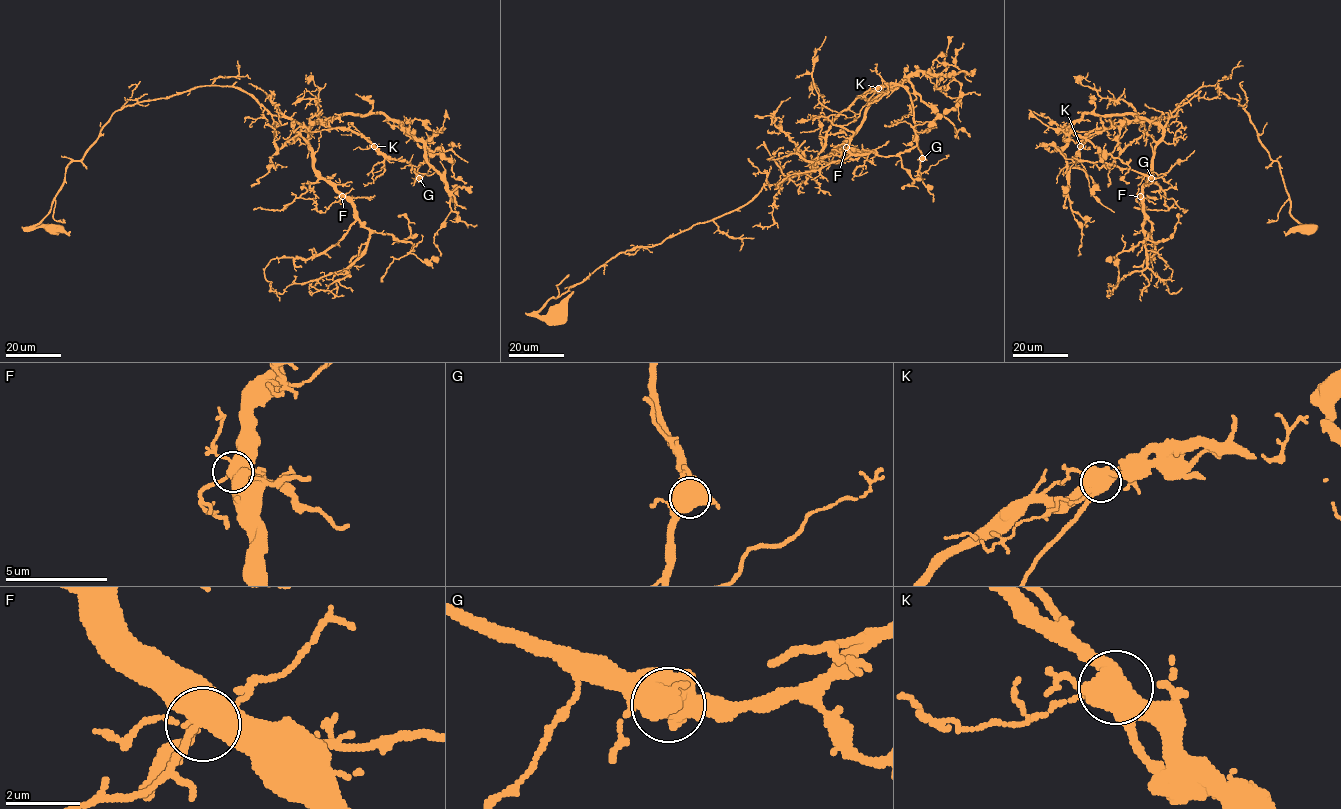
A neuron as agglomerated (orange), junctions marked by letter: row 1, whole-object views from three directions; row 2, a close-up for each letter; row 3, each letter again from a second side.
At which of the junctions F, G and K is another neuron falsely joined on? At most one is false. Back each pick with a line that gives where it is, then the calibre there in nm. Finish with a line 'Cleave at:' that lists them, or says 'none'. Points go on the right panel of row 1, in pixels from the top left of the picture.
K: place (1080, 146); calibre 600 nm
Cleave at: K

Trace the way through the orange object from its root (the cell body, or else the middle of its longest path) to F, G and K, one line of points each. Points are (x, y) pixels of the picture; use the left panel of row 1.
F: (53, 228), (33, 227), (66, 167), (115, 111), (202, 86), (236, 87), (304, 125), (312, 167), (342, 196)
G: (53, 228), (33, 227), (115, 111), (202, 86), (236, 87), (304, 126), (349, 128), (419, 178)
K: (53, 228), (33, 227), (66, 167), (115, 111), (195, 87), (236, 87), (273, 115), (349, 128), (374, 146)

